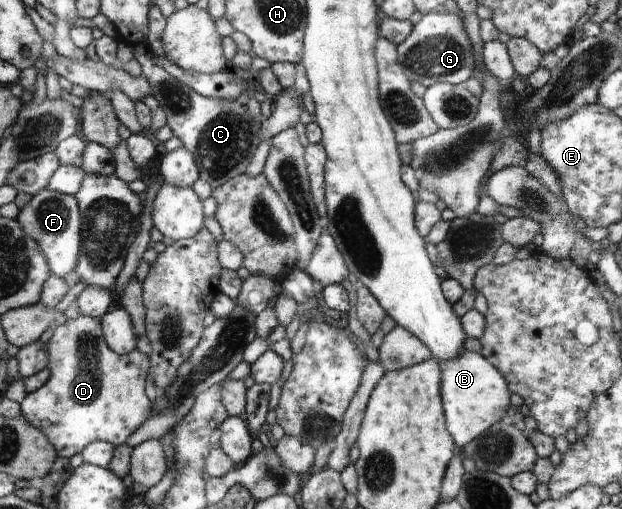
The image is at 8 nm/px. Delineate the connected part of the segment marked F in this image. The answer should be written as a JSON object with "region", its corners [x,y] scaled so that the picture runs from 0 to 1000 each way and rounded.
{"region":[[[71,371],[61,381],[53,381],[51,393],[32,413],[26,430],[43,460],[74,495],[84,536],[93,544],[106,546],[109,534],[119,534],[127,517],[129,450],[133,440],[122,393],[121,385]]]}

